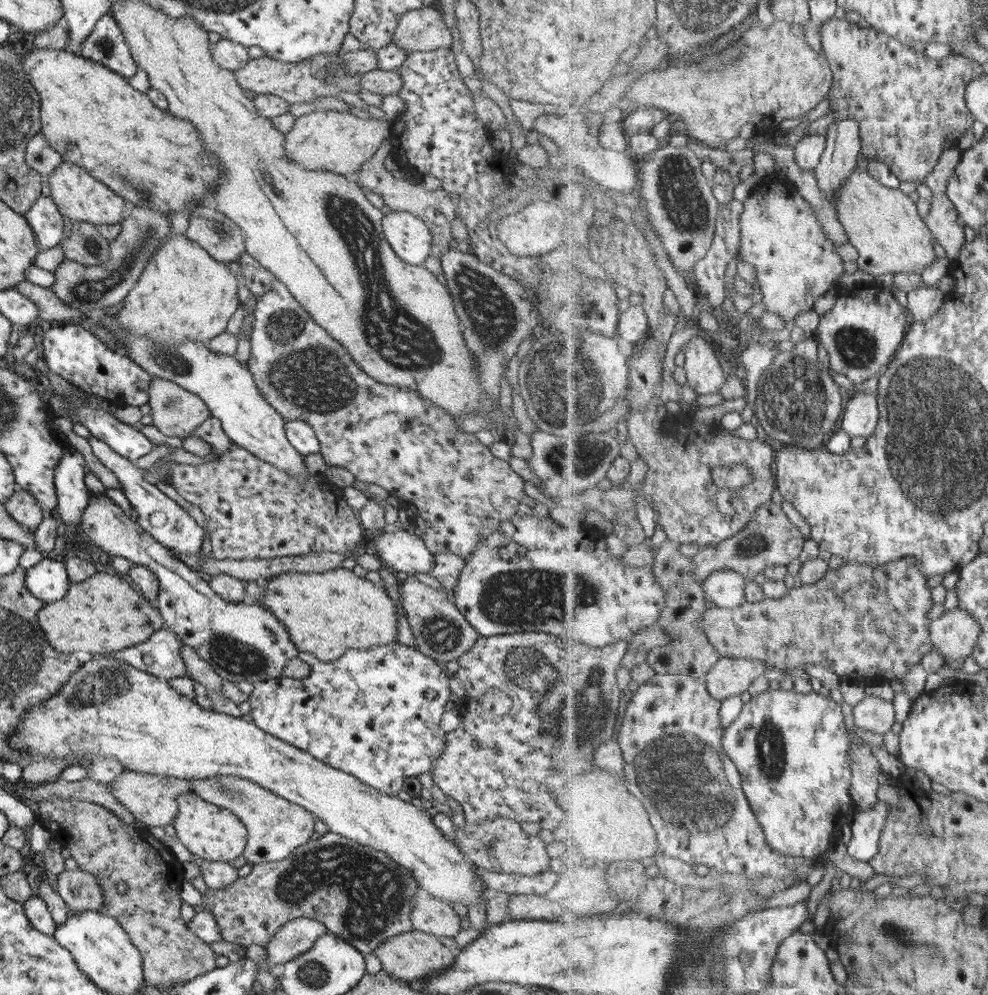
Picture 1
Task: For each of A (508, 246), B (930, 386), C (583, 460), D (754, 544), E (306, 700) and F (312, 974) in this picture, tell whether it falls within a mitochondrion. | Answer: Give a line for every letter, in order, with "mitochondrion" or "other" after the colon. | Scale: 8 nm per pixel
A: other
B: mitochondrion
C: mitochondrion
D: mitochondrion
E: other
F: mitochondrion

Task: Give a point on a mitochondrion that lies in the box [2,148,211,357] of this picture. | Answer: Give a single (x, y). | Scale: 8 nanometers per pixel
(81, 292)

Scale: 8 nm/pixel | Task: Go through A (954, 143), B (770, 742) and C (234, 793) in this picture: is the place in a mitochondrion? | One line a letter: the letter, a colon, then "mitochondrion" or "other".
A: other
B: mitochondrion
C: mitochondrion

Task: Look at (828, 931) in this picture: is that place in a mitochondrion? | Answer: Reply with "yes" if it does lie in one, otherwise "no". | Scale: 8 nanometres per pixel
no

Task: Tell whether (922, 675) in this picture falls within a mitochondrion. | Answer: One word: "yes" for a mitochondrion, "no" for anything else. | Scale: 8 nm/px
no

